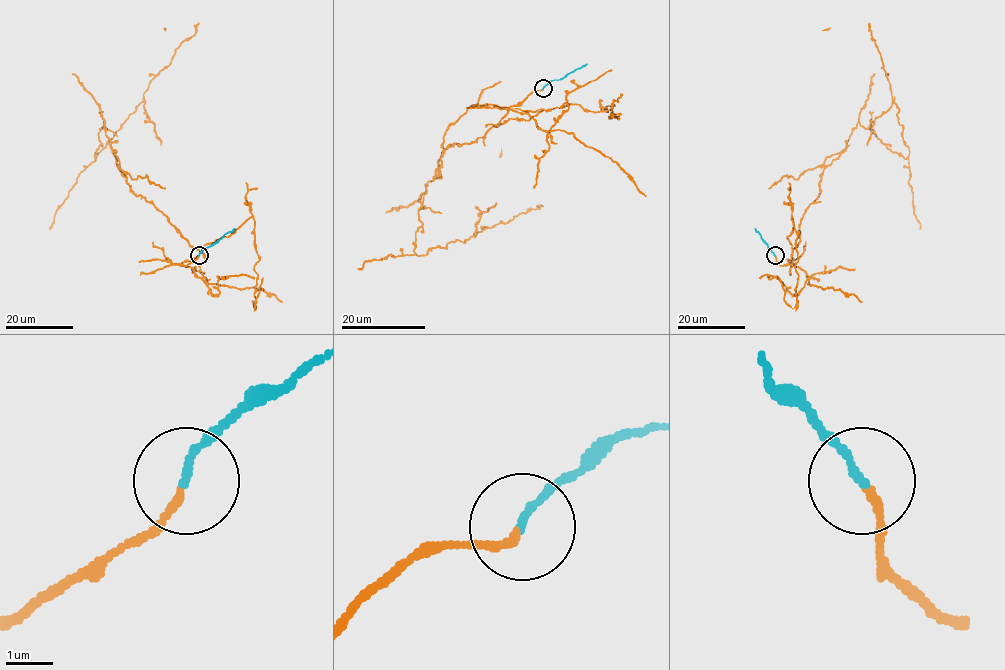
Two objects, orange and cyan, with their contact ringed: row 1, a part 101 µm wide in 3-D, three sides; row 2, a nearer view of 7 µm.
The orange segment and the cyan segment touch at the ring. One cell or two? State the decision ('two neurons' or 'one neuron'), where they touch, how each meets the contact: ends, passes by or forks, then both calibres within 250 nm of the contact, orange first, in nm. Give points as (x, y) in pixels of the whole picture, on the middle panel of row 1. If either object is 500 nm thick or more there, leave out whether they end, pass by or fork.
two neurons; place (543, 88); orange ends; cyan ends; calibres 150 and 160 nm

